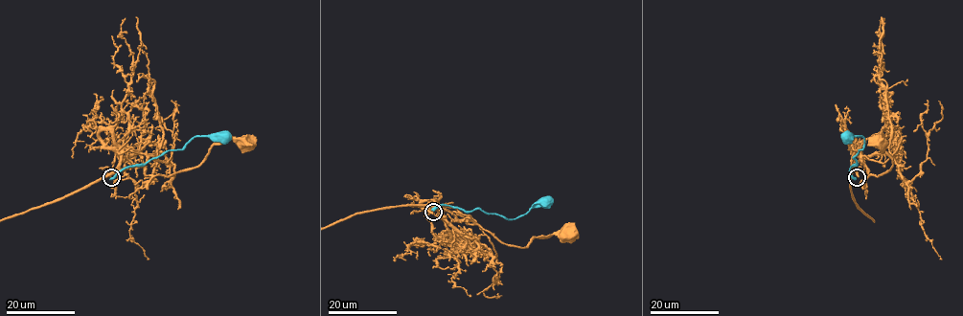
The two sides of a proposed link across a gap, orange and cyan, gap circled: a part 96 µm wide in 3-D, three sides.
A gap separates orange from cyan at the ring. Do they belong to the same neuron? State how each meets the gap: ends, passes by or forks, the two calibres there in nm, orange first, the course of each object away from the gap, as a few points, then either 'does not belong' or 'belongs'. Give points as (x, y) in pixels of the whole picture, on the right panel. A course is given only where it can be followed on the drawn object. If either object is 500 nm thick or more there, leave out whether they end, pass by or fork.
orange ends | cyan ends | 360/480 nm | orange via (857, 176), (855, 148), (868, 174), (880, 175), (891, 168), (892, 160), (880, 142) | cyan via (856, 178), (850, 168), (857, 164), (854, 157), (861, 149), (864, 139), (853, 136), (848, 140) | does not belong

